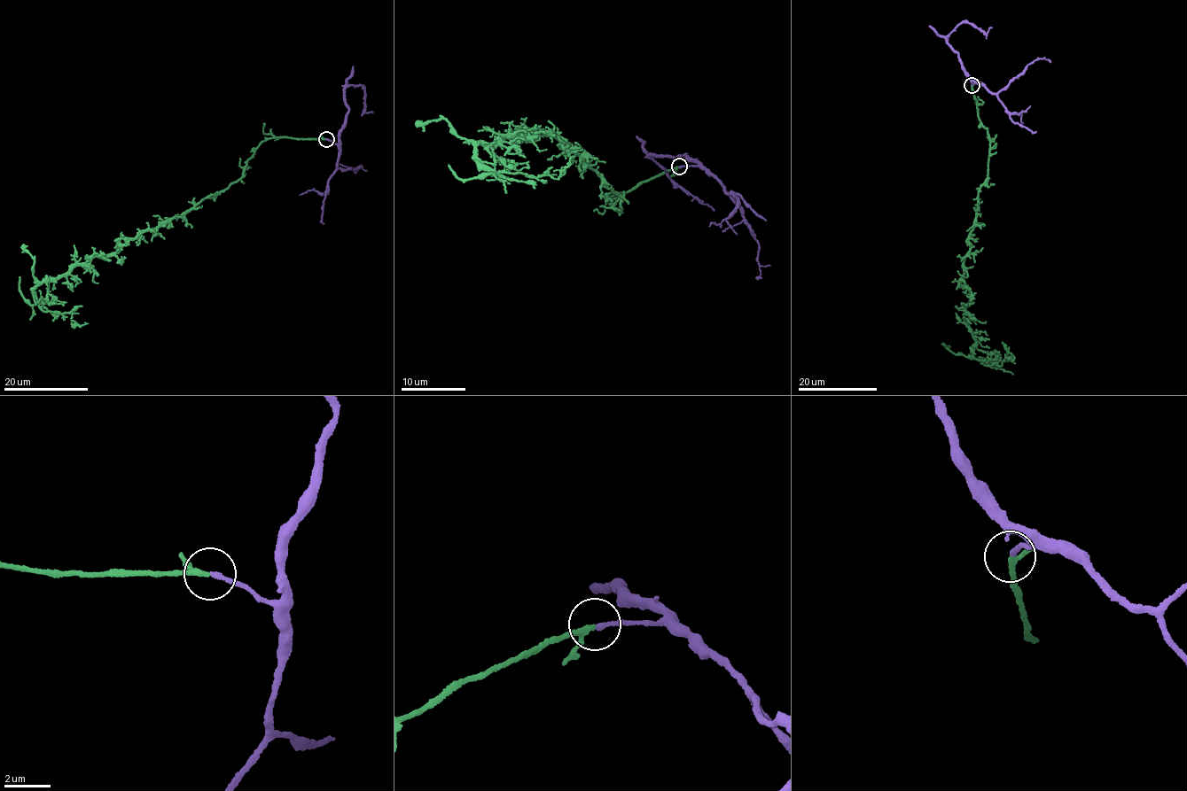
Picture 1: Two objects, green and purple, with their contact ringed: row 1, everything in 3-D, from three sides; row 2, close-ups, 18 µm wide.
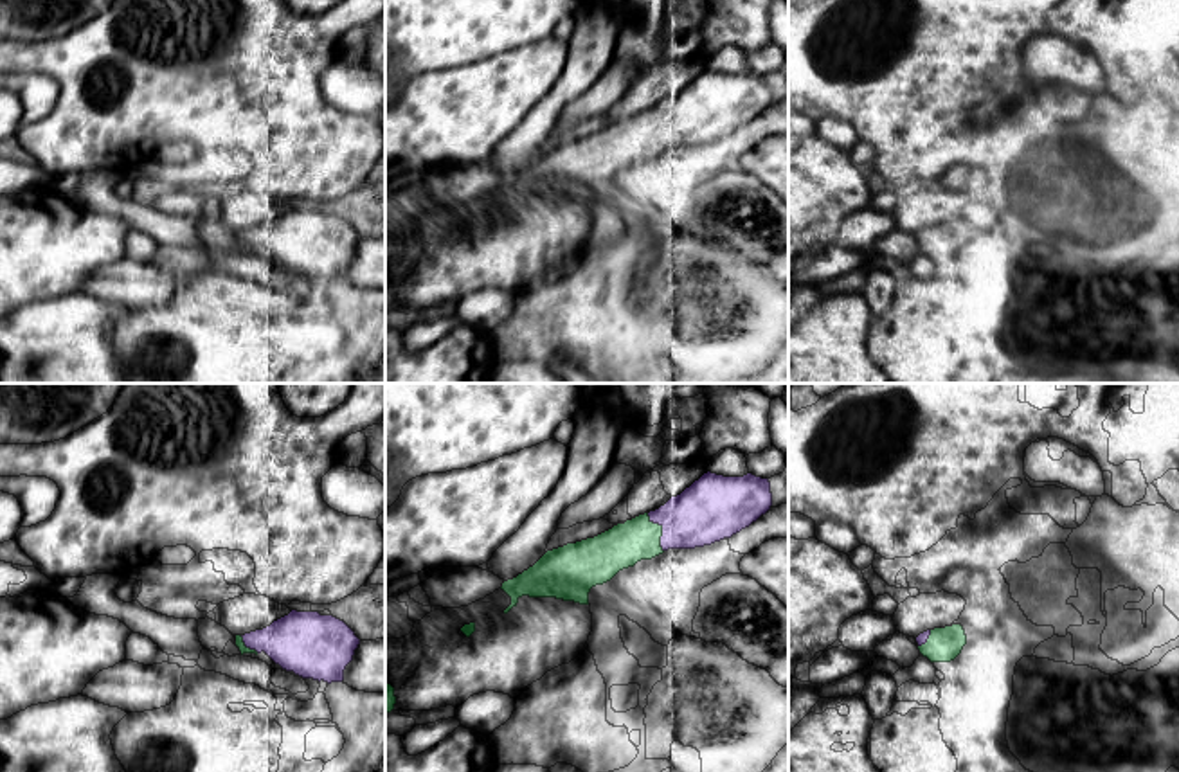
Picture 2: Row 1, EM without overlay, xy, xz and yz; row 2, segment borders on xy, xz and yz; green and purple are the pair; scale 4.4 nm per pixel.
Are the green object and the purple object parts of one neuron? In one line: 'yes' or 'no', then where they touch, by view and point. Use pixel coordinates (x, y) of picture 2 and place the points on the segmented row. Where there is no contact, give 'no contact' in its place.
no | xz (661, 531)

